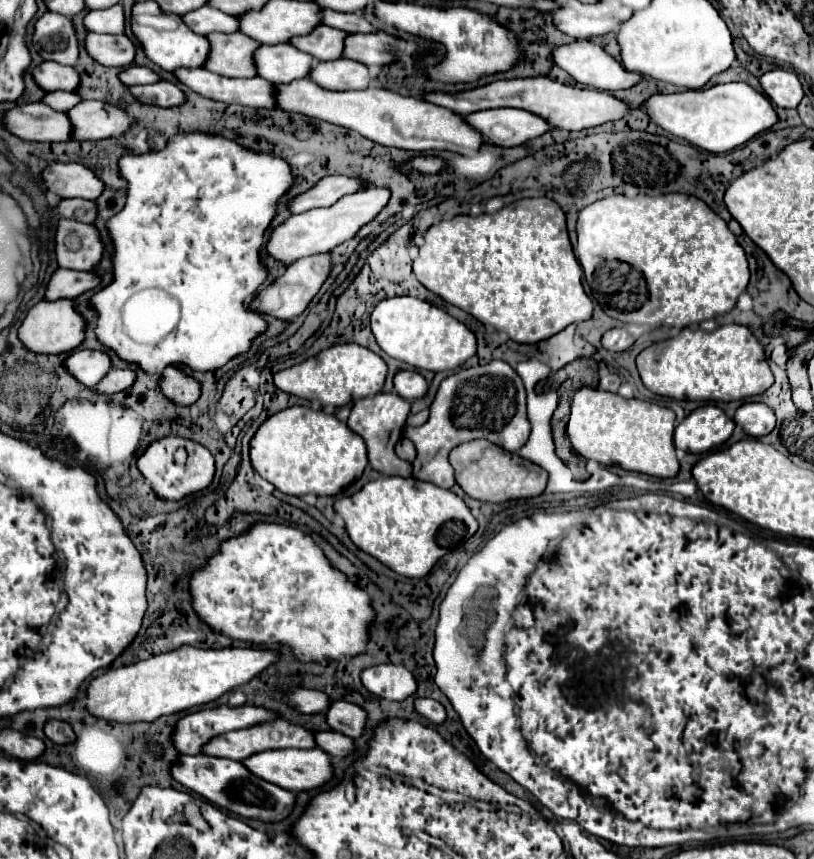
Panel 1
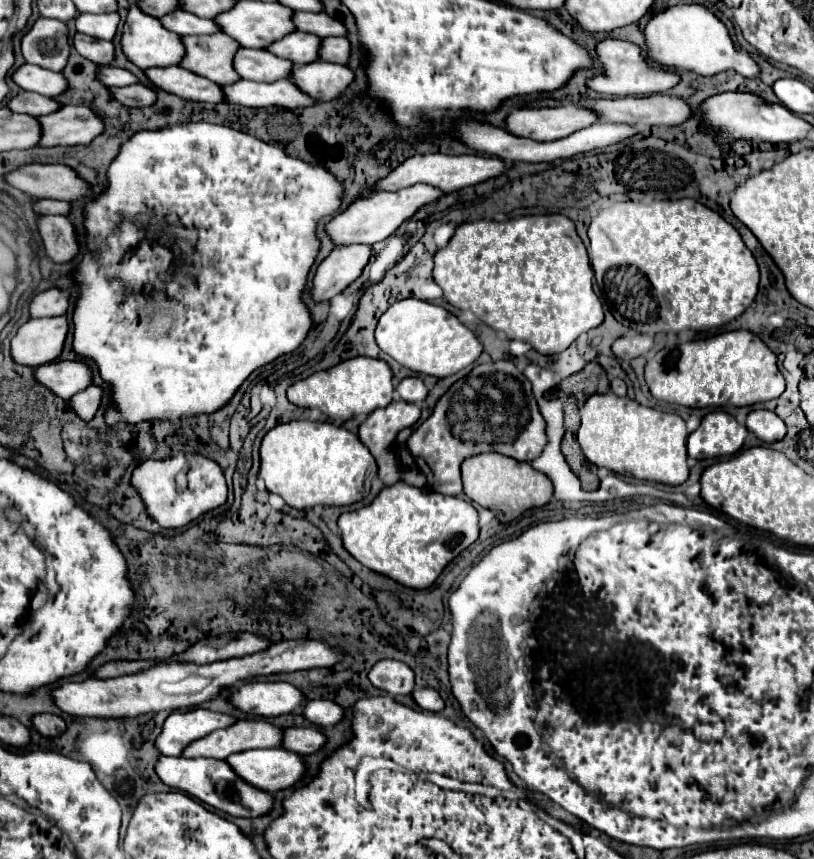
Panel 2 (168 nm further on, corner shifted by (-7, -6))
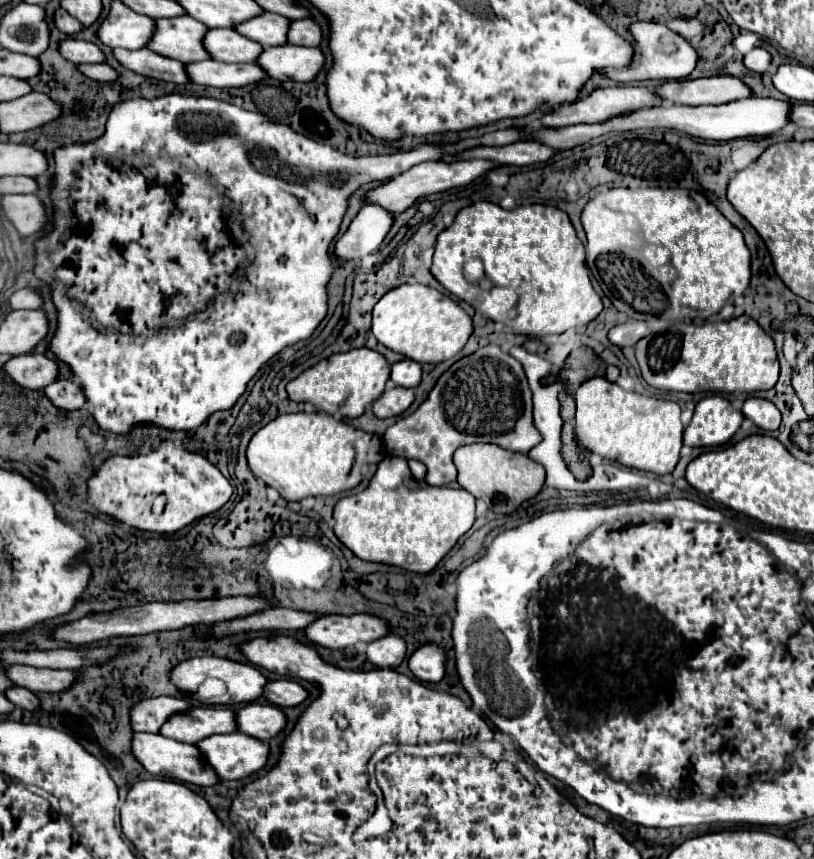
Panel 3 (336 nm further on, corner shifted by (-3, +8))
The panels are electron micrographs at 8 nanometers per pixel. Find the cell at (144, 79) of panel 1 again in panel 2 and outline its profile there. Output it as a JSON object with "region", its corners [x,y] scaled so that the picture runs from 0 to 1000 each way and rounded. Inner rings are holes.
{"region":[[[123,77],[123,84],[120,84],[120,91],[130,98],[130,100],[160,100],[160,98],[167,98],[170,91],[157,84],[157,81],[150,81],[150,79],[143,79],[143,77]]]}

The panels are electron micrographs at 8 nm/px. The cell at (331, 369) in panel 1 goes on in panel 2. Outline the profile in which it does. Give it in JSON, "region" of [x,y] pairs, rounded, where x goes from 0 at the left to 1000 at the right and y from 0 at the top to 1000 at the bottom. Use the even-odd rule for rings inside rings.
{"region":[[[437,414],[403,431],[388,433],[354,452],[354,466],[371,475],[391,475],[408,489],[430,489],[435,482],[455,482],[482,468],[482,431],[472,419]]]}

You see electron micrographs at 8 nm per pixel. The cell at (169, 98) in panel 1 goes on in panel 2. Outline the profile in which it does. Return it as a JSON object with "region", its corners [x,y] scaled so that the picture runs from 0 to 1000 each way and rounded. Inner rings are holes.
{"region":[[[177,98],[138,102],[138,109],[143,116],[147,116],[152,123],[160,123],[160,126],[177,126],[192,119],[192,107]]]}

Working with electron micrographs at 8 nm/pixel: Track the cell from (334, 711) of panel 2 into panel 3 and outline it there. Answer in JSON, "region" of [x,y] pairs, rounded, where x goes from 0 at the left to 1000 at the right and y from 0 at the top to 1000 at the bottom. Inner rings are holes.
{"region":[[[332,792],[327,803],[324,803],[324,813],[337,820],[337,822],[366,822],[369,817],[373,817],[378,813],[378,806],[359,792]]]}

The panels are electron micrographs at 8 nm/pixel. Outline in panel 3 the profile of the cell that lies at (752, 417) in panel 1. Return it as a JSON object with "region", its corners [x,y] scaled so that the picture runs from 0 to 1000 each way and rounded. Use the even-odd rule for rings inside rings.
{"region":[[[919,463],[912,473],[912,482],[936,501],[956,501],[961,487],[958,477],[939,463]]]}

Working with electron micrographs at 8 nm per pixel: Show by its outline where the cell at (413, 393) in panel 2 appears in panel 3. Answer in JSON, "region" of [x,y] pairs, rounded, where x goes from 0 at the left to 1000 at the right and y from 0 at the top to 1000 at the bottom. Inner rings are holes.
{"region":[[[496,417],[486,424],[482,424],[482,442],[486,449],[496,449],[496,452],[509,452],[516,447],[516,438],[518,438],[518,428],[516,424]]]}

